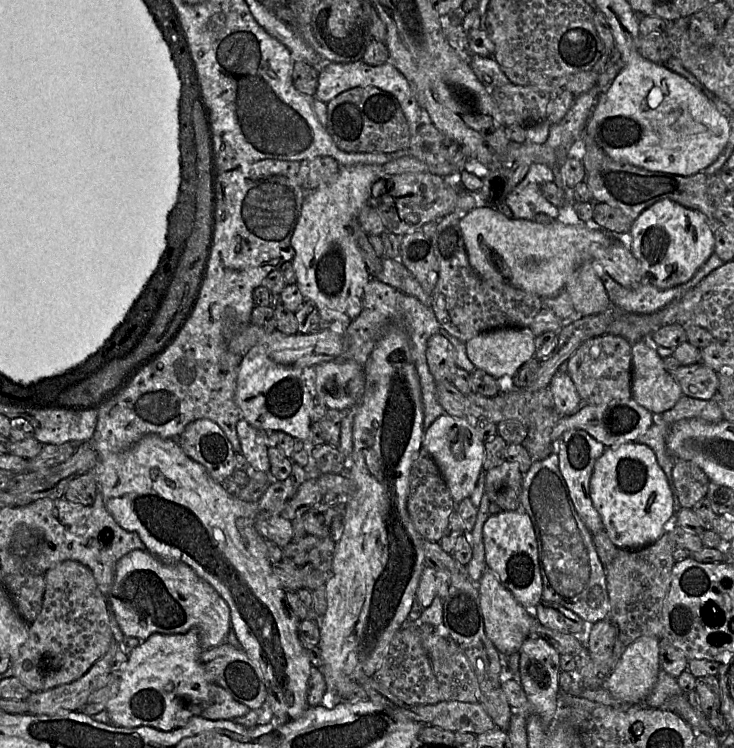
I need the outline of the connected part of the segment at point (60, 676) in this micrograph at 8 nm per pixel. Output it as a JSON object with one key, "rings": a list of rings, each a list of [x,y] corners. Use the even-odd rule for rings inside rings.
{"rings":[[[66,560],[49,569],[44,577],[45,592],[41,611],[30,624],[29,637],[21,647],[18,658],[12,662],[14,677],[31,693],[48,691],[80,679],[106,654],[113,639],[107,597],[99,589],[88,567],[77,561]]]}

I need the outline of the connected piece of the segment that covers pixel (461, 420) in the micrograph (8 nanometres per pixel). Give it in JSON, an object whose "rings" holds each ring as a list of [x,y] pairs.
{"rings":[[[440,416],[424,433],[423,447],[429,452],[457,504],[473,493],[483,469],[485,442],[469,417]]]}

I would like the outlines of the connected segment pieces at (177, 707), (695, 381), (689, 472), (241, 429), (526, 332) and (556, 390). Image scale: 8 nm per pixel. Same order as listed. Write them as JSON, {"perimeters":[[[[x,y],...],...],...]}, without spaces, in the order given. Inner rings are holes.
{"perimeters":[[[[196,629],[181,635],[153,634],[142,642],[130,654],[127,664],[120,673],[119,692],[106,706],[105,711],[111,719],[112,726],[121,728],[146,726],[170,732],[181,728],[191,718],[200,716],[210,703],[210,685],[214,684],[207,680],[206,673],[199,663],[202,651]]],[[[702,362],[680,366],[669,373],[680,386],[683,395],[700,400],[710,400],[717,395],[718,373]]],[[[676,460],[672,470],[675,494],[681,508],[692,509],[706,496],[710,480],[704,471],[696,464]]],[[[243,418],[237,422],[236,430],[241,445],[241,453],[247,462],[255,471],[269,474],[268,448],[261,432]]],[[[529,327],[502,328],[480,333],[465,343],[466,354],[476,368],[497,380],[514,373],[535,355],[535,335]]],[[[559,368],[548,387],[553,397],[554,408],[560,415],[572,415],[581,407],[582,401],[567,372],[561,372]]]]}

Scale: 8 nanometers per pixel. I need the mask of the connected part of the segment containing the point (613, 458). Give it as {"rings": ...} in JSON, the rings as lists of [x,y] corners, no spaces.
{"rings":[[[638,442],[606,448],[594,465],[590,496],[604,531],[621,550],[638,550],[654,543],[675,517],[673,492],[666,475],[653,450]]]}

